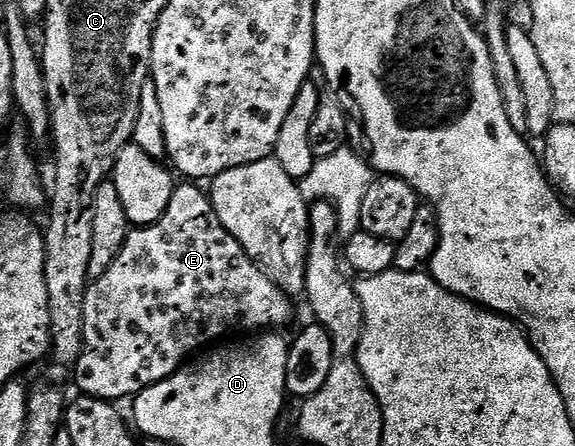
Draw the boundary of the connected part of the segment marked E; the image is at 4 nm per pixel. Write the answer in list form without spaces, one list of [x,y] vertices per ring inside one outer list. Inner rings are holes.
[[[174,185],[171,204],[167,204],[167,212],[163,212],[163,216],[159,216],[159,220],[155,220],[155,224],[130,229],[127,240],[123,244],[115,264],[111,264],[111,268],[107,268],[107,272],[103,272],[103,276],[90,281],[89,290],[85,293],[85,303],[83,304],[83,336],[85,337],[85,346],[81,350],[81,357],[75,363],[77,386],[81,389],[78,391],[82,395],[106,400],[118,400],[117,398],[132,399],[139,392],[151,388],[151,384],[167,380],[167,376],[171,376],[177,370],[180,370],[182,366],[186,365],[187,360],[192,359],[198,352],[204,351],[206,348],[225,340],[220,340],[220,338],[227,337],[232,330],[269,332],[274,328],[285,328],[281,326],[287,325],[292,320],[293,306],[289,303],[292,302],[290,295],[282,292],[269,279],[265,271],[251,260],[251,256],[247,256],[247,252],[239,244],[239,240],[235,240],[235,236],[231,236],[231,232],[227,232],[227,228],[221,226],[221,221],[215,212],[210,195],[206,191],[204,194],[197,186],[200,185]]]

